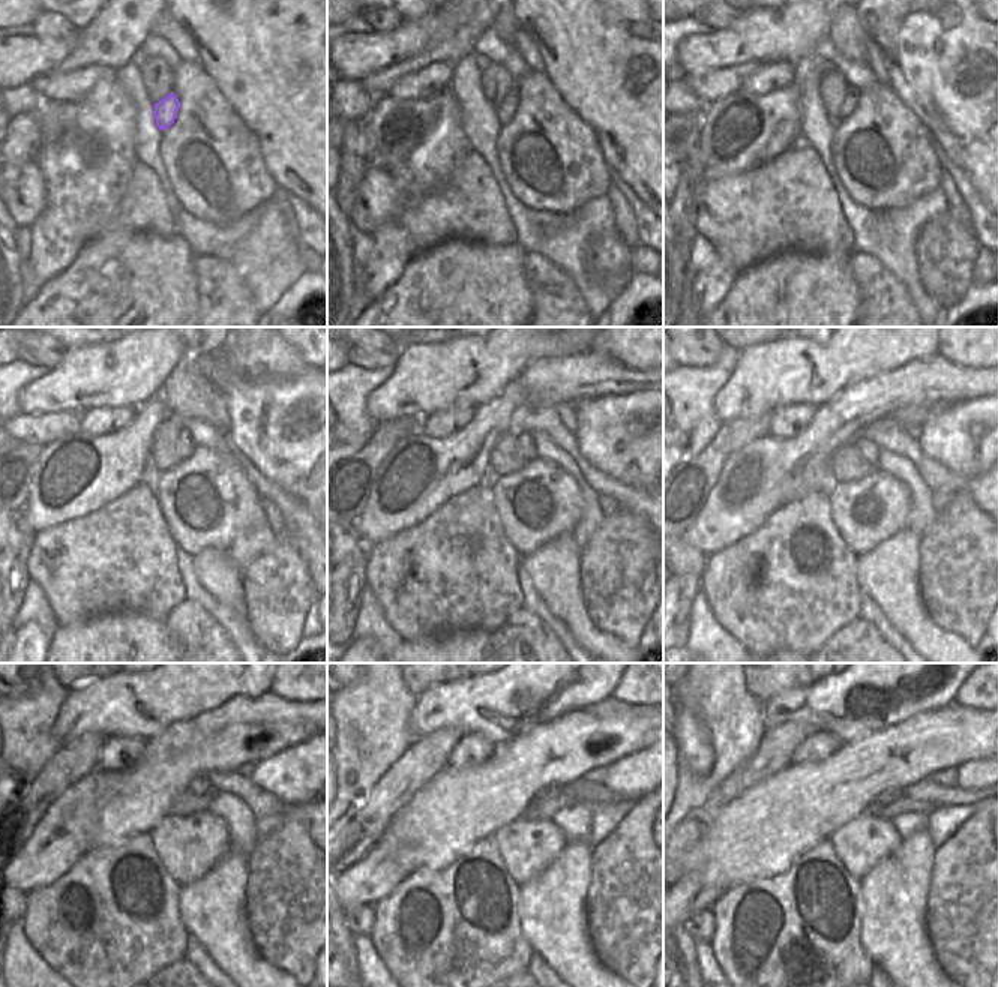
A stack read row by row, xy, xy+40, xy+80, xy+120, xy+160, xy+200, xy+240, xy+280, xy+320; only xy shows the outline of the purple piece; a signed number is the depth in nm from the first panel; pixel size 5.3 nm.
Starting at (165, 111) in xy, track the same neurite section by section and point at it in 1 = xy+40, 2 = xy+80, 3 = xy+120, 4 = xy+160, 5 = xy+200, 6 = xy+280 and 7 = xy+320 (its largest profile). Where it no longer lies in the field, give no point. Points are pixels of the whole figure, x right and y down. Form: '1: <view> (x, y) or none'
1: xy+40 (503, 113)
2: xy+80 (851, 98)
3: xy+120 (185, 443)
4: xy+160 (526, 446)
5: xy+200 (869, 450)
6: xy+280 (548, 792)
7: xy+320 (890, 795)

